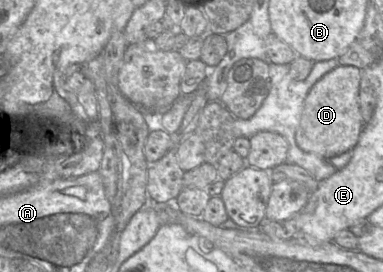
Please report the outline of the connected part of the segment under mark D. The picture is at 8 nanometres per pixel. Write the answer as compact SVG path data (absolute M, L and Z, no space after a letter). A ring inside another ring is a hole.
M338 65L311 87L304 100L303 111L295 133L296 144L301 150L330 160L355 147L363 128L359 107L360 78L359 68Z

